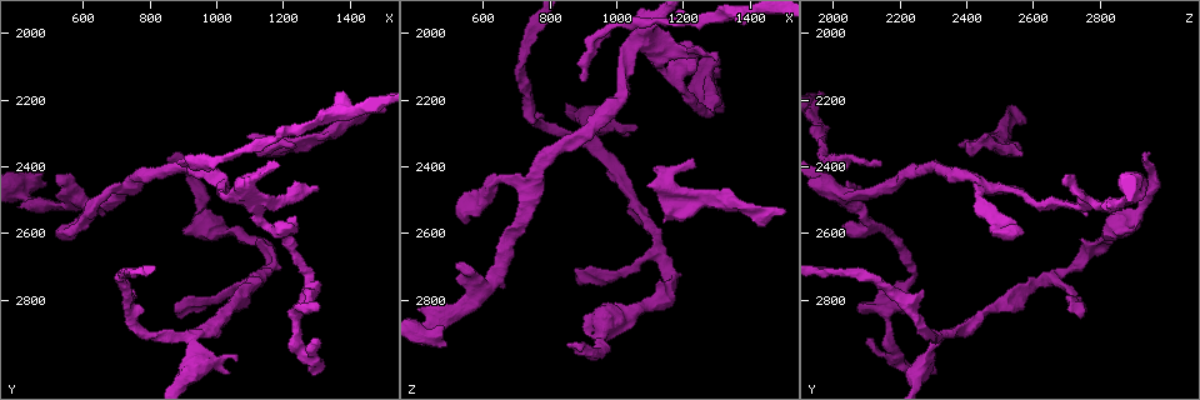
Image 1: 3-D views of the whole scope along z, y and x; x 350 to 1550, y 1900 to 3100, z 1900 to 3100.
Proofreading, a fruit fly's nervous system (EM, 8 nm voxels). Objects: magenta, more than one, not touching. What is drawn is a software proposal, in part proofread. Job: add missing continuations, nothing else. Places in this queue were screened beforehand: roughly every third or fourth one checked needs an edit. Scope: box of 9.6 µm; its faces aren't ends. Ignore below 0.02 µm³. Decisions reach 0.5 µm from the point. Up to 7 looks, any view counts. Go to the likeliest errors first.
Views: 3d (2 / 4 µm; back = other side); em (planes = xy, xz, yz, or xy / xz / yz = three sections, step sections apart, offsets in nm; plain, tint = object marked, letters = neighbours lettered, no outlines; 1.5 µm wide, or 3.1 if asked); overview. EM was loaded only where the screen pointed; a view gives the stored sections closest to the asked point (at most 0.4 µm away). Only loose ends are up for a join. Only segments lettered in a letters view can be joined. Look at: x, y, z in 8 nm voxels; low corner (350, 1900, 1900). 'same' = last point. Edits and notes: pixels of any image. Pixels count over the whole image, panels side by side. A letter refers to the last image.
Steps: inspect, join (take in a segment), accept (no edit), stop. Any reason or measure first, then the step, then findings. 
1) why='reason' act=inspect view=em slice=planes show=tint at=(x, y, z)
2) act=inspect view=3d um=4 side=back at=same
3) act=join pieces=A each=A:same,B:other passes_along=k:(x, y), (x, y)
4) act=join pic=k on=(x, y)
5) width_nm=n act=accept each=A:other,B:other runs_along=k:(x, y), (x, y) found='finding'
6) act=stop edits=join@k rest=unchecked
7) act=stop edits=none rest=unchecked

why='long arm stops here' act=inspect view=3d um=4 at=(900, 2400, 2150)

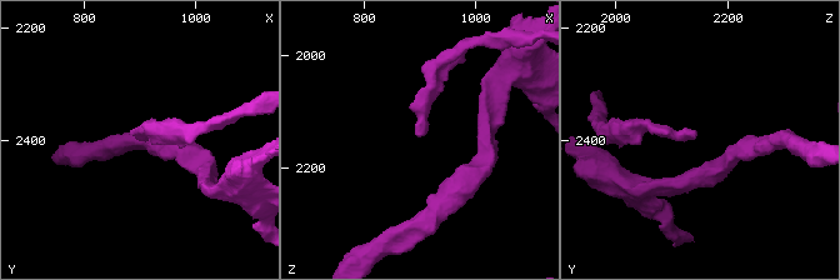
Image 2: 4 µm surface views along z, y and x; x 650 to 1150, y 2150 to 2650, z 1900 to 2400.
act=inspect view=em slice=planes show=plain at=(895, 2390, 2145)

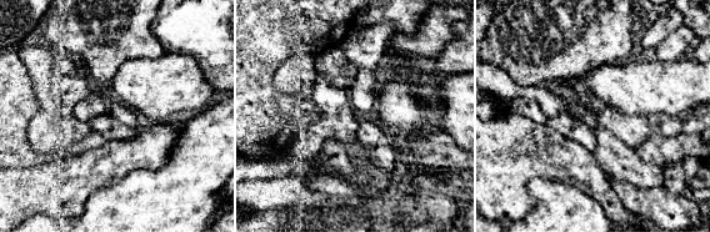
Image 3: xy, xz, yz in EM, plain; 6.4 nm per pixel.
why='see the neighbours' act=inspect view=em slice=planes show=letters at=same

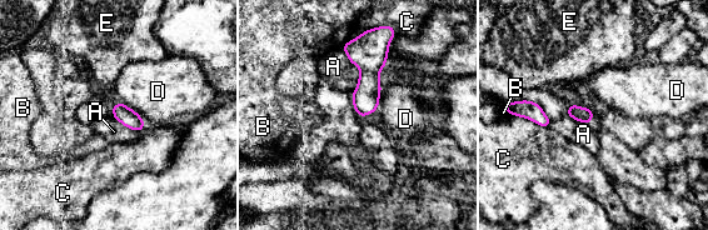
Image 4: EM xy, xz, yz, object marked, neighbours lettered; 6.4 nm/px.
act=accept each=A:other,B:other,C:other,D:other,E:other border=4:(111, 113), (124, 125), (140, 131) found='no lettered segment goes on from it'

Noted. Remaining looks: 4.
why='an open end' act=inspect view=3d um=2 at=(1130, 2360, 2570)

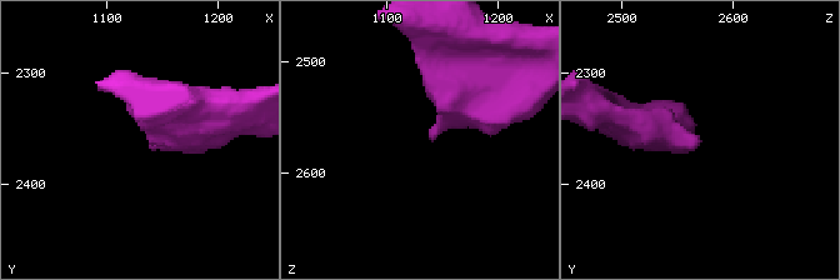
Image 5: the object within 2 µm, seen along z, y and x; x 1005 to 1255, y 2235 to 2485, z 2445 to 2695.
act=inspect view=em slice=yz step=8 show=plain at=(1140, 2366, 2570)

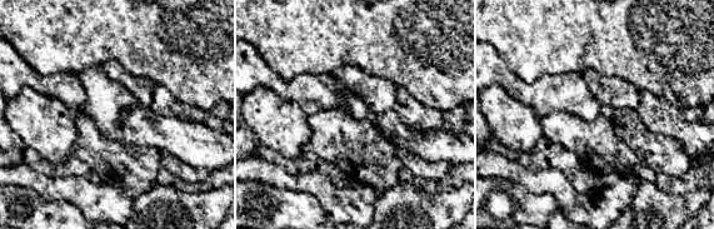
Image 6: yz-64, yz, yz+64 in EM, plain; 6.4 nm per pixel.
act=inspect view=em slice=yz step=8 show=letters at=same

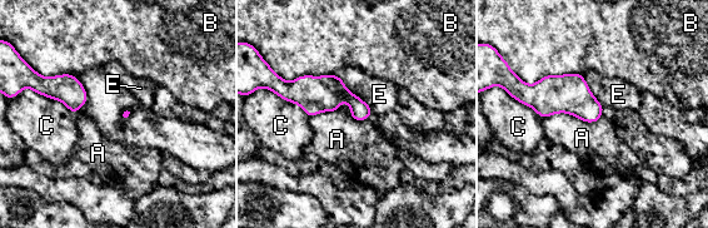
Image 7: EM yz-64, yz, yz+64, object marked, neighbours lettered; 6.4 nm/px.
act=accept each=A:other,B:other,C:other,E:other border=7:(602, 115), (543, 118) found='no lettered segment goes on from it'

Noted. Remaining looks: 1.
why='free end' act=inspect view=em slice=planes show=letters at=(1230, 2330, 2370)

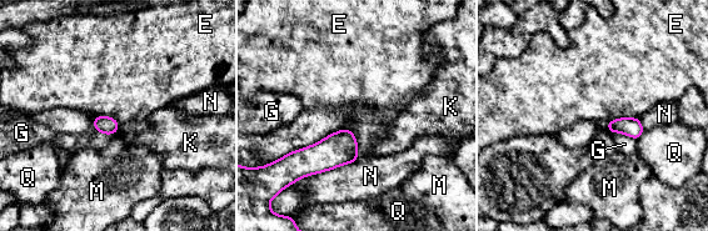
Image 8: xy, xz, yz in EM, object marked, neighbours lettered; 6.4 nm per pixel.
act=accept each=E:other,G:other,K:other,M:other,N:other,Q:other border=8:(343, 127), (353, 132), (359, 157) found='none of them fits'

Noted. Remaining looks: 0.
act=stop edits=none rest=unchecked

